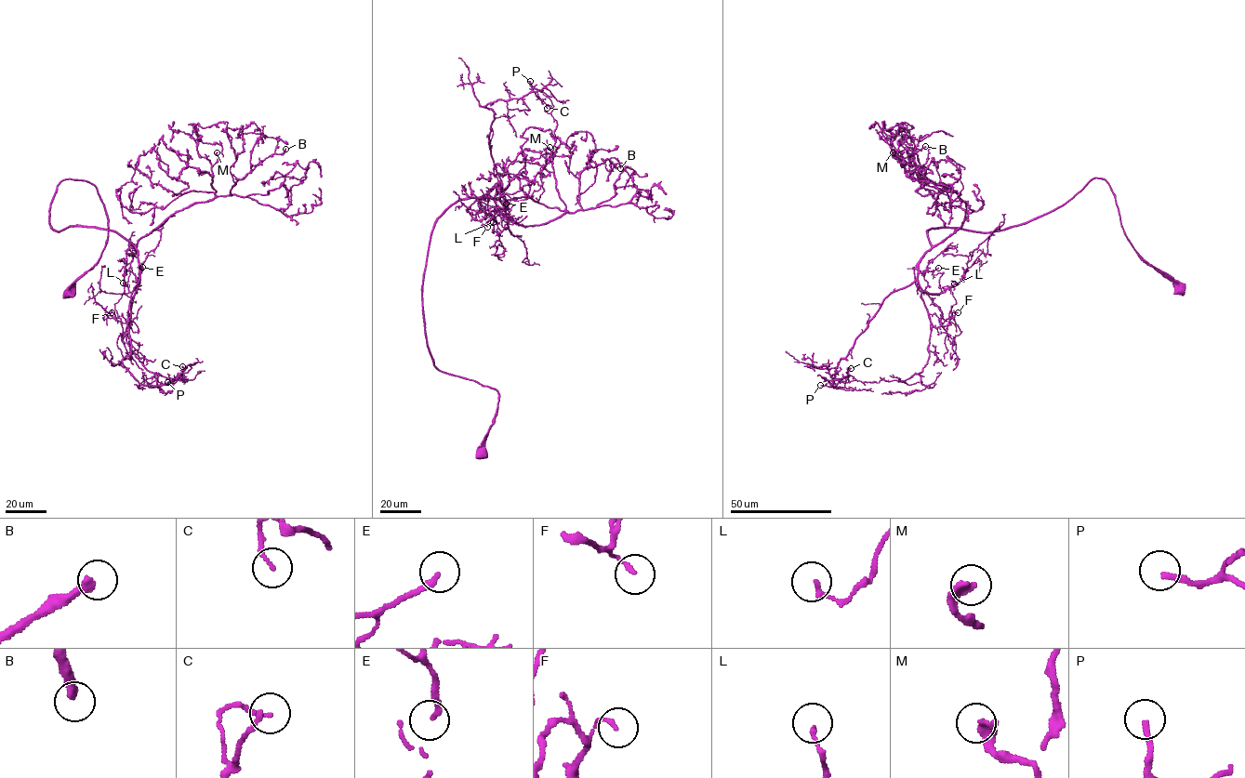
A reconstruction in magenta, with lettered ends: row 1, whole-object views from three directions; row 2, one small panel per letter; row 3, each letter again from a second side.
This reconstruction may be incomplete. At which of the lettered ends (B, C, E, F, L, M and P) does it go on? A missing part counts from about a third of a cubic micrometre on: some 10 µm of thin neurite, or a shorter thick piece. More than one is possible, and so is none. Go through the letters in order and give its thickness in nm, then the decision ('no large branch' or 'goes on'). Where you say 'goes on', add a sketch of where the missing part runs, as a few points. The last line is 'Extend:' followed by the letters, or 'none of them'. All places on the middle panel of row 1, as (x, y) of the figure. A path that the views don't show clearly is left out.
B: 320 nm | goes on
C: 140 nm | no large branch
E: 190 nm | goes on
F: 150 nm | no large branch
L: 160 nm | no large branch
M: 360 nm | no large branch
P: 190 nm | no large branch
Extend: B, E

